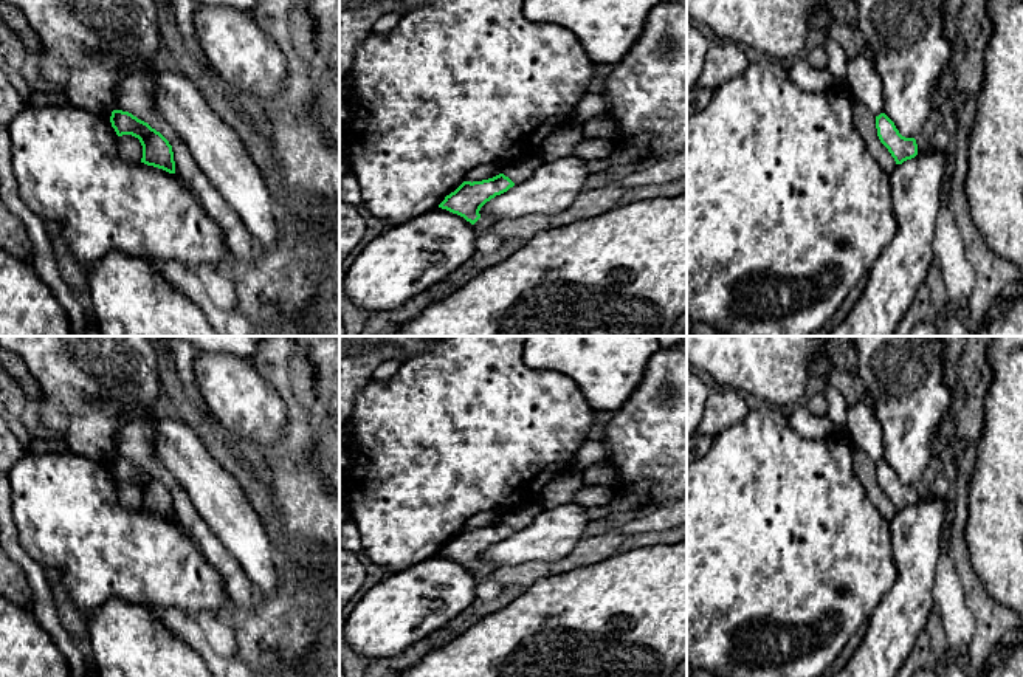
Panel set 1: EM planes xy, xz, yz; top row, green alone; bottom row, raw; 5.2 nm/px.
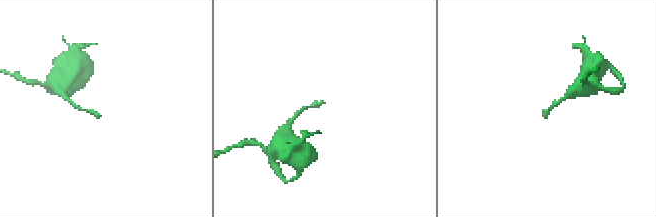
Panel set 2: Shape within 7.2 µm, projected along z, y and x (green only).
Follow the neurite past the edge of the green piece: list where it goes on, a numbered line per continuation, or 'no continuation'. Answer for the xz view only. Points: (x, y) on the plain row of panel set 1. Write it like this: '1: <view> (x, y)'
no continuation

